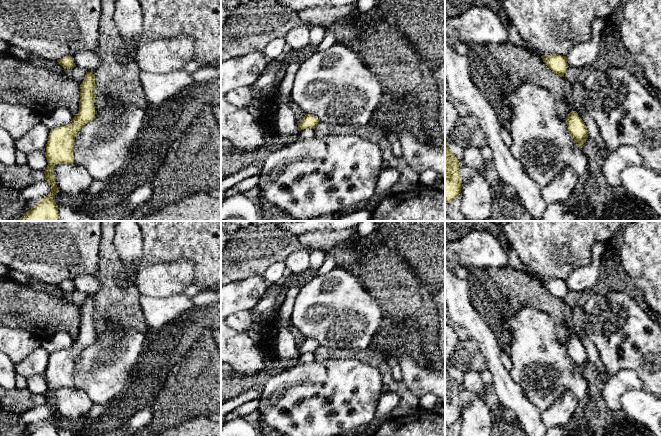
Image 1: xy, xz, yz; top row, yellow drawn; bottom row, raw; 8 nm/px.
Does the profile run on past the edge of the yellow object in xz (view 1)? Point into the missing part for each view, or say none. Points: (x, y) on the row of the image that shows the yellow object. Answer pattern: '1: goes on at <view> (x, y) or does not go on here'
1: does not go on here

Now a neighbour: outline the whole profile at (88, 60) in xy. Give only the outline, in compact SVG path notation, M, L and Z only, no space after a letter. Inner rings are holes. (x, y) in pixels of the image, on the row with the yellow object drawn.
M81 50L72 55L77 67L93 72L100 64L100 59L95 52Z

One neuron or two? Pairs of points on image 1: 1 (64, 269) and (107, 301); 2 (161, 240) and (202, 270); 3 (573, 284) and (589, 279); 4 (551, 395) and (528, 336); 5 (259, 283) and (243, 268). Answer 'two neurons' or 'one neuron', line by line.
1: two neurons
2: one neuron
3: one neuron
4: one neuron
5: two neurons

